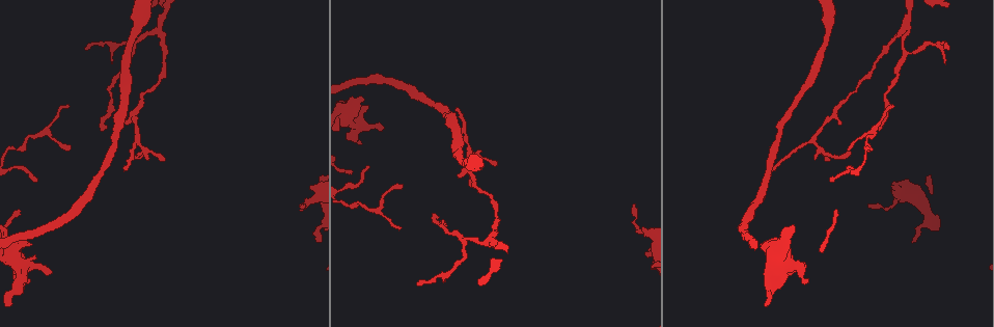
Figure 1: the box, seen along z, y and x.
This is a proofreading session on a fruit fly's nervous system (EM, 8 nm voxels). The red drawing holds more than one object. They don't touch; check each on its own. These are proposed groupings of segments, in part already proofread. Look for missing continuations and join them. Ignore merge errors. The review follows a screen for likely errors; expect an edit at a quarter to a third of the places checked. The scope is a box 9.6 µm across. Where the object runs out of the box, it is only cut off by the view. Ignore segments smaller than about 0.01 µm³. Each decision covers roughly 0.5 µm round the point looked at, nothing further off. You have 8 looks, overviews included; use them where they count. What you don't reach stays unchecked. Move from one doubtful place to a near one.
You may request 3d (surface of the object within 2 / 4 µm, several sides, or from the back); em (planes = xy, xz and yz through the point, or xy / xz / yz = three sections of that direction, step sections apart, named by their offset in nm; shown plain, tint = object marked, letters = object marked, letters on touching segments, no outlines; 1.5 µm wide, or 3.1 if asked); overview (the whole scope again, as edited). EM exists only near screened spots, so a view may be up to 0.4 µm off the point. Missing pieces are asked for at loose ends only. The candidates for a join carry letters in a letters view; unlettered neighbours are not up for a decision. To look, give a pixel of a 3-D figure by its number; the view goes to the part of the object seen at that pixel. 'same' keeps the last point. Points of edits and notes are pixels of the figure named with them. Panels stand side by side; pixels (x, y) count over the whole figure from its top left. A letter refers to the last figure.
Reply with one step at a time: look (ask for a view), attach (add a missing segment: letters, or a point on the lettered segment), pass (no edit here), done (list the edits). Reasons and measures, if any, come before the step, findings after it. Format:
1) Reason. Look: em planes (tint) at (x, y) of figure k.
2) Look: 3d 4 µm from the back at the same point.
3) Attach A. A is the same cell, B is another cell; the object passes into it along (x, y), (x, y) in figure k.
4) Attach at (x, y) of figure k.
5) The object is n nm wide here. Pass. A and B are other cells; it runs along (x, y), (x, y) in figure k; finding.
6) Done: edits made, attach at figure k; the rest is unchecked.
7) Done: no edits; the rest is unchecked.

Look: 3d 4 µm at (359, 144) of figure 1.

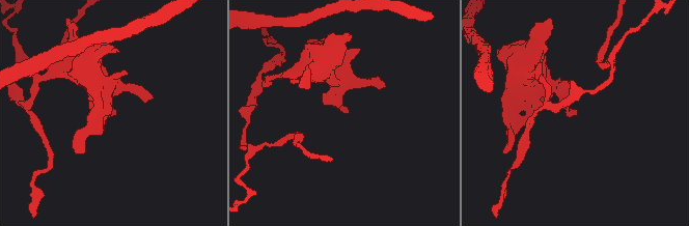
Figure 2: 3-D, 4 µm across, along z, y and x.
Shape alone is not enough. Look: em planes (letters) at (116, 112) of figure 2.

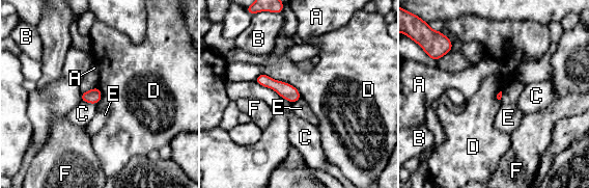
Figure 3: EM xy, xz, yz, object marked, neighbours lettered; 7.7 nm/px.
Pass. A, B, C, D, E and F are other cells; it runs along (258, 80), (268, 81), (298, 97) in figure 3; no lettered segment goes on from it.

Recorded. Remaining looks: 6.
Look: em planes (letters) at (892, 108) of figure 1.

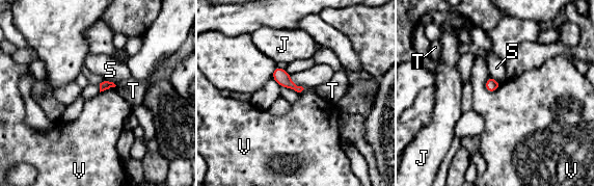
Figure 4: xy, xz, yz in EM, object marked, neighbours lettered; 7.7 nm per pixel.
The object is 80 nm wide here; the longest contact is with V, 140 nm. Pass. J, S, T and V are other cells; none of them fits.

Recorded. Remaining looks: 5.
Thin end. Look: em yz step 8 (letters) at (303, 205) of figure 1.

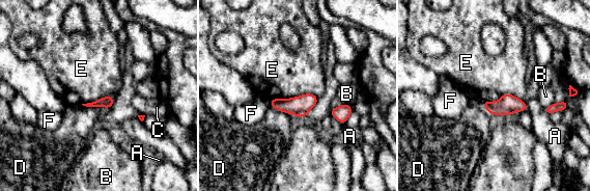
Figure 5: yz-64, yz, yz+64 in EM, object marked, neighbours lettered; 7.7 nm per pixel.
Pass. A, B, C, D, E and F are other cells; a border runs along (317, 97), (302, 93), (270, 100) in figure 5; none of them fits.

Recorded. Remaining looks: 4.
Done: no edits; the rest is unchecked.

